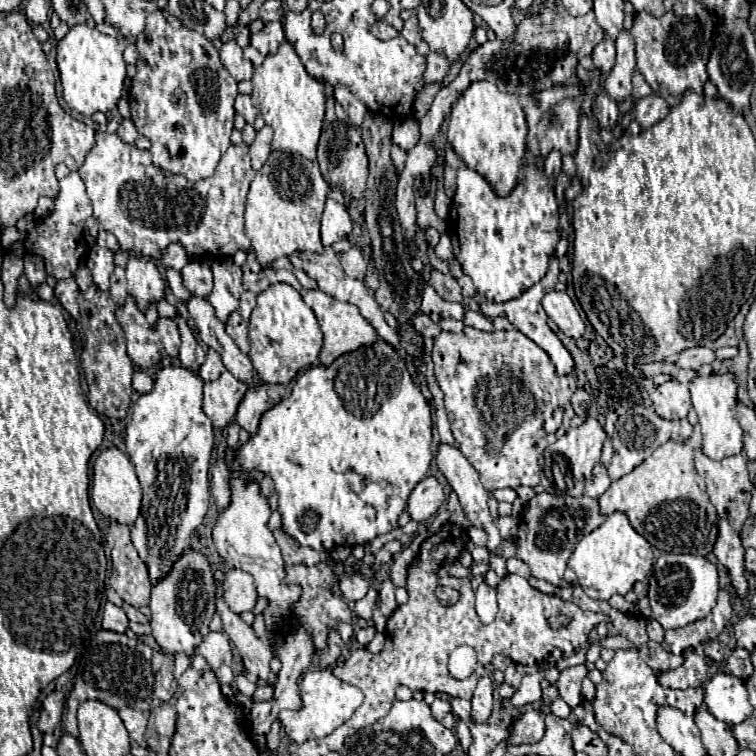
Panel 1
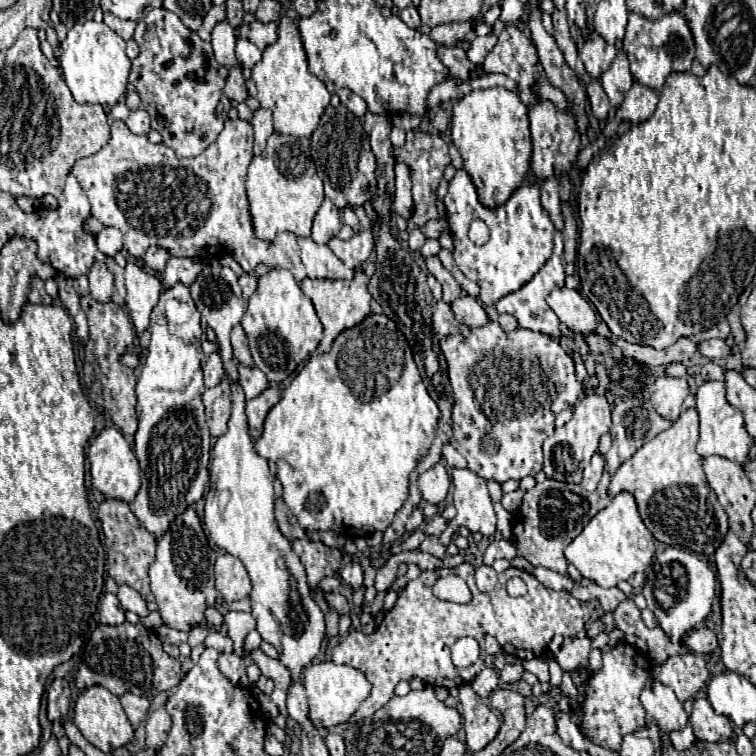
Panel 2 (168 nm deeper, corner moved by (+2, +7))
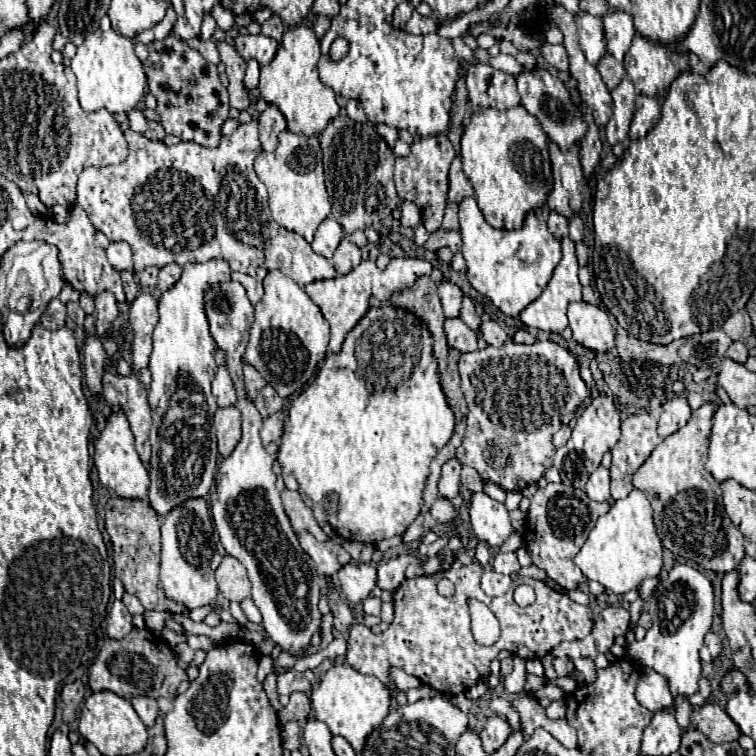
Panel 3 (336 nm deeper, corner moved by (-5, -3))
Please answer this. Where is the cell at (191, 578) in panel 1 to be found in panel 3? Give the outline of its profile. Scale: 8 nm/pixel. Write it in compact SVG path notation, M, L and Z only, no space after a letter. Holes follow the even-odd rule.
M188 498L182 506L176 506L166 514L162 522L162 562L160 562L160 582L166 596L184 604L188 610L206 606L216 600L218 588L214 580L214 570L218 568L222 556L216 552L214 528L204 498Z

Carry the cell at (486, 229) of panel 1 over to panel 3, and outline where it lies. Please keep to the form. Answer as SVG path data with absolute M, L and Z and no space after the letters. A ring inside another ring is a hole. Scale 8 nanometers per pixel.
M474 196L460 202L462 254L468 264L470 284L508 316L518 316L546 288L560 262L560 242L548 232L546 222L530 212L520 230L496 230L484 218Z

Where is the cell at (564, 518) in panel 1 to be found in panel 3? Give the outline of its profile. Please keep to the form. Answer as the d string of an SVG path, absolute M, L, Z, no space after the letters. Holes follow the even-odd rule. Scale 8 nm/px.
M548 484L546 488L538 488L538 492L530 498L528 522L526 522L526 548L532 554L532 562L542 568L552 580L556 580L564 590L574 590L586 582L586 576L572 562L572 558L580 552L586 542L590 530L594 528L598 516L606 514L608 502L592 502L584 490L566 484Z

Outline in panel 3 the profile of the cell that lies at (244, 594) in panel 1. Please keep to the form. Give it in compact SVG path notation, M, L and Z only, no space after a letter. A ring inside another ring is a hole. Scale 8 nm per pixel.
M224 556L220 566L216 568L216 582L222 596L230 602L242 602L244 598L250 598L250 580L246 574L246 568L234 558Z

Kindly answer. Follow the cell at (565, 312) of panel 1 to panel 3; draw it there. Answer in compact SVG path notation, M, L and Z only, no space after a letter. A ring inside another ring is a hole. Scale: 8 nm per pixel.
M572 302L568 306L568 320L574 332L574 340L594 352L608 352L614 346L614 336L610 318L598 306L588 302Z

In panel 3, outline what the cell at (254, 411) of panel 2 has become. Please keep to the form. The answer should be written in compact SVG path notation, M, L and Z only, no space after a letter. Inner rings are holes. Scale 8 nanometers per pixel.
M276 412L272 414L268 420L262 422L262 430L260 430L260 438L262 438L262 444L270 444L270 442L278 442L282 432L284 432L284 412Z

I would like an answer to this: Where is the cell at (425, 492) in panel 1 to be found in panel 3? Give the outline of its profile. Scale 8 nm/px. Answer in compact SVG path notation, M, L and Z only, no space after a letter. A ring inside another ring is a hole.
M450 458L444 462L442 466L442 476L440 476L440 482L438 482L438 490L440 490L440 496L452 500L458 496L458 488L460 488L460 470L462 470L462 464L458 458Z

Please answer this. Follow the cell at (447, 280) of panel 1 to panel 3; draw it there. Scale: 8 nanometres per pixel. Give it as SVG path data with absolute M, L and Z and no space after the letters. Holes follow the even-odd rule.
M464 296L464 300L462 300L462 312L460 312L460 318L462 318L462 322L464 322L470 330L474 330L478 336L482 336L482 332L480 332L482 320L480 320L476 308L474 308L474 302L472 302L468 296Z

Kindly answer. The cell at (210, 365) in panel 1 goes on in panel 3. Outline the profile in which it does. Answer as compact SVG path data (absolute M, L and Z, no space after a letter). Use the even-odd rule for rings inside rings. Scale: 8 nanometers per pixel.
M220 366L216 372L216 378L212 382L212 394L220 408L236 406L236 390L234 390L234 384L230 382L230 374L224 366Z

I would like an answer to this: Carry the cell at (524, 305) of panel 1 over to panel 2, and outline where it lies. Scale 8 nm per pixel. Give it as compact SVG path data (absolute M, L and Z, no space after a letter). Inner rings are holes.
M555 232L555 248L553 248L553 254L551 258L545 262L543 266L521 290L513 292L513 294L507 294L503 296L497 304L495 304L495 310L501 314L501 312L507 312L511 316L517 318L519 326L521 328L527 328L527 330L533 330L533 332L543 332L547 336L553 336L553 338L559 338L561 332L559 332L559 318L555 316L555 312L547 306L545 302L545 296L557 288L557 286L563 286L565 282L565 260L563 260L563 238L561 238L561 232Z

